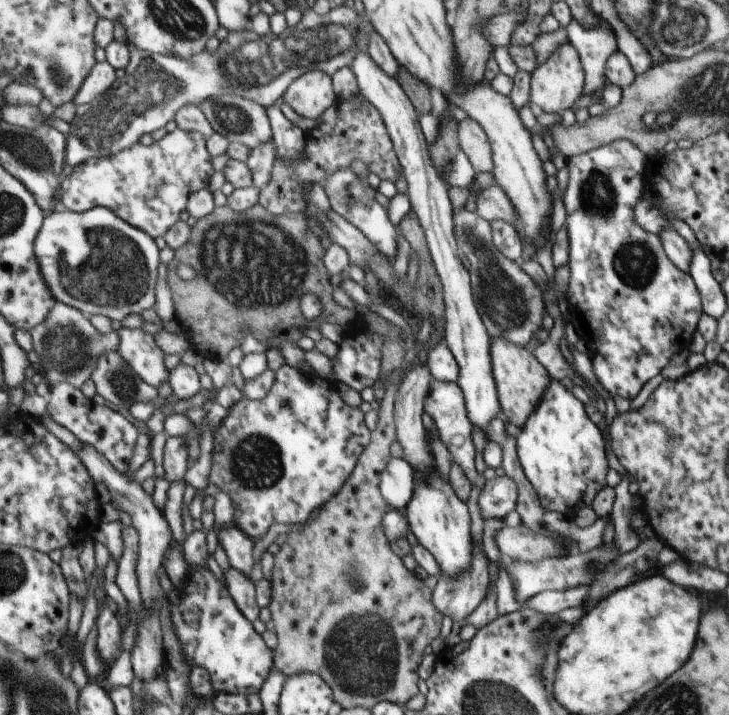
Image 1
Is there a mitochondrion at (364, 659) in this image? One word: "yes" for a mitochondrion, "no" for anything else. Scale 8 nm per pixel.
yes

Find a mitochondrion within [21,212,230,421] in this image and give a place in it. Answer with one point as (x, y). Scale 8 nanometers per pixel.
(109, 268)

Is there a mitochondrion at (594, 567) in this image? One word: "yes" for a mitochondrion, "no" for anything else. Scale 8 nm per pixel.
no

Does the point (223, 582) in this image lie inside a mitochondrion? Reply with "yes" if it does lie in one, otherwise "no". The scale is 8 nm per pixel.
no

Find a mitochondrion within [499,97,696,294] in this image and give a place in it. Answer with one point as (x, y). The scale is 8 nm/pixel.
(635, 264)

